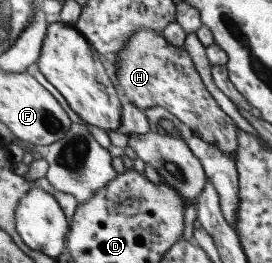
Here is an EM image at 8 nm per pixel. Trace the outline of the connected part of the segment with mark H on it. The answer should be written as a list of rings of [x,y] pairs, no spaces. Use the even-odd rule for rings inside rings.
[[[134,27],[126,47],[116,53],[116,67],[109,74],[119,96],[122,95],[133,107],[144,111],[159,106],[195,131],[201,141],[236,158],[237,127],[206,91],[183,46],[171,46],[159,31]]]

